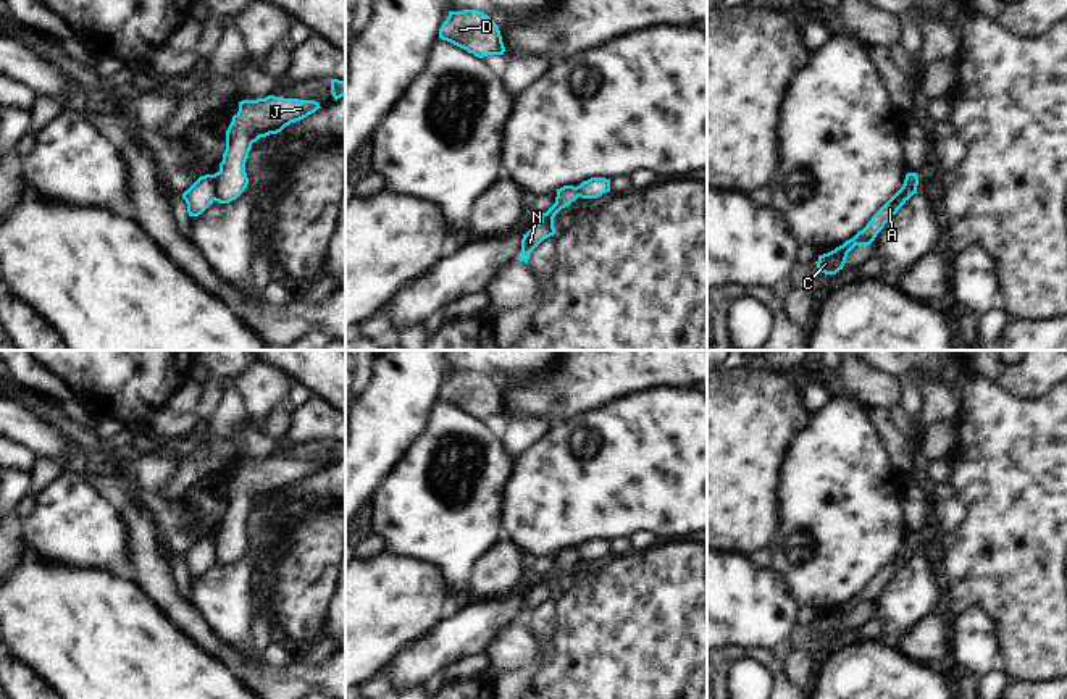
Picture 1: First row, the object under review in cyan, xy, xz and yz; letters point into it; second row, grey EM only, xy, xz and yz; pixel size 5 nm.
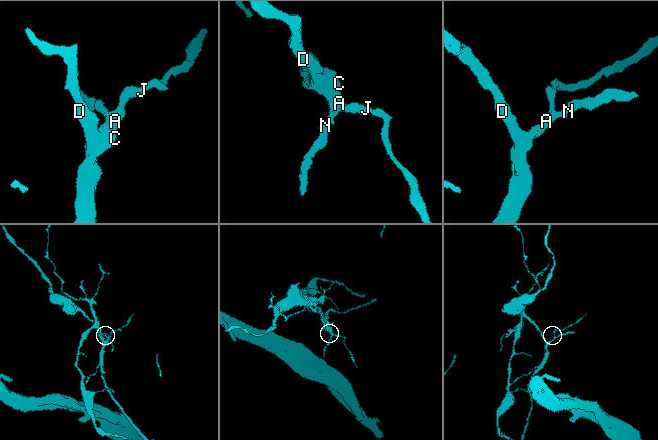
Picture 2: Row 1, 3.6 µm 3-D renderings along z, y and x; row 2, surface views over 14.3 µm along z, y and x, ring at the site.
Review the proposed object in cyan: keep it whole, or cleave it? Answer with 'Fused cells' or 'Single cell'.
Fused cells

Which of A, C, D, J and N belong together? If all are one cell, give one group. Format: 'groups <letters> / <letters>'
groups A C J / D N

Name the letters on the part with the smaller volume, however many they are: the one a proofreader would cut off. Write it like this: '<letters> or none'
D, N

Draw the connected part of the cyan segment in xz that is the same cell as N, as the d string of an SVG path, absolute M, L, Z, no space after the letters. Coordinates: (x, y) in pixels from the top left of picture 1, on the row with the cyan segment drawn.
M563 186L557 189L555 203L541 215L541 221L534 224L521 239L521 252L518 260L528 263L529 253L547 237L555 234L554 218L555 215L578 199L578 189L575 186Z

